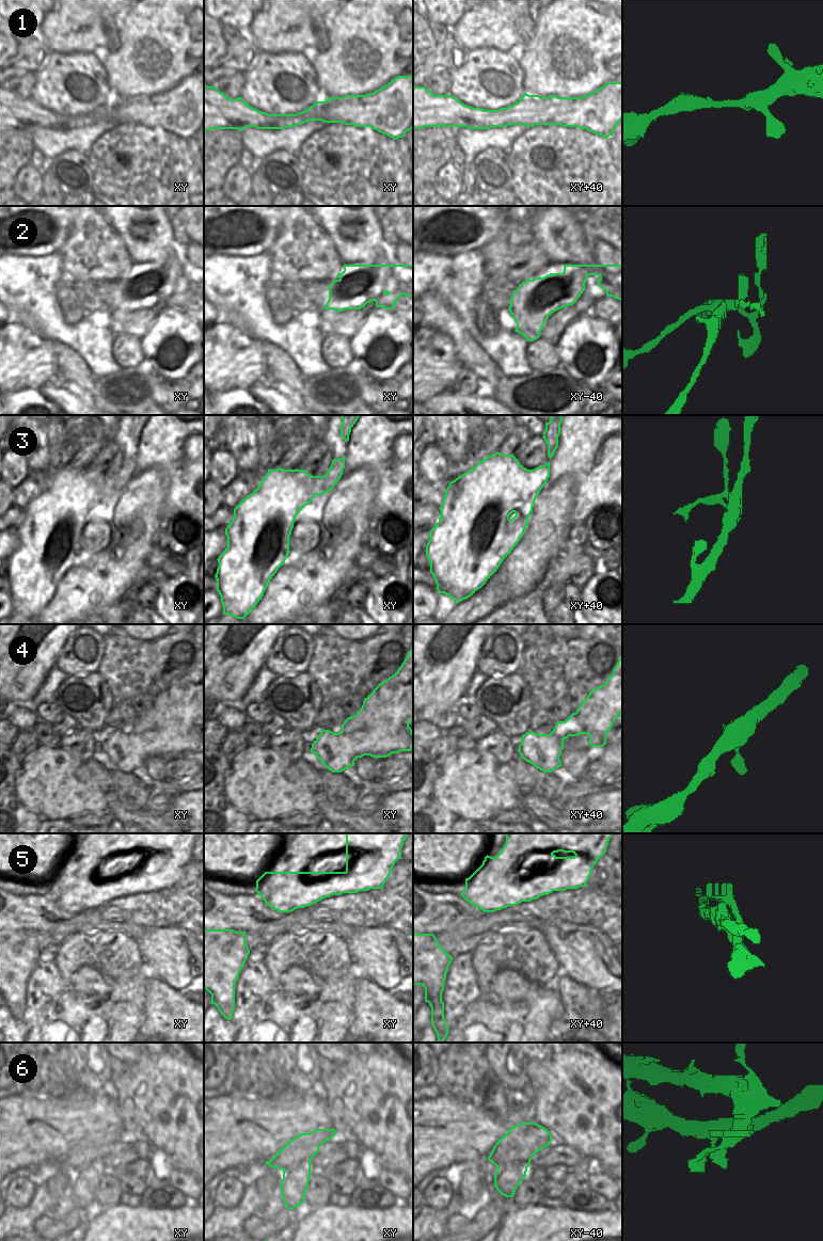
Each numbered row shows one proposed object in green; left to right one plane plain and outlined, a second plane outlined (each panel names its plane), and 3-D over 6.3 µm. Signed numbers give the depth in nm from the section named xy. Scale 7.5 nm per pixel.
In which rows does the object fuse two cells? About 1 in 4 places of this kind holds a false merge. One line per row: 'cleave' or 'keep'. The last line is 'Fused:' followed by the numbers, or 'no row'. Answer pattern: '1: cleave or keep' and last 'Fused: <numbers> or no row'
1: keep
2: cleave
3: keep
4: keep
5: cleave
6: cleave
Fused: 2, 5, 6

